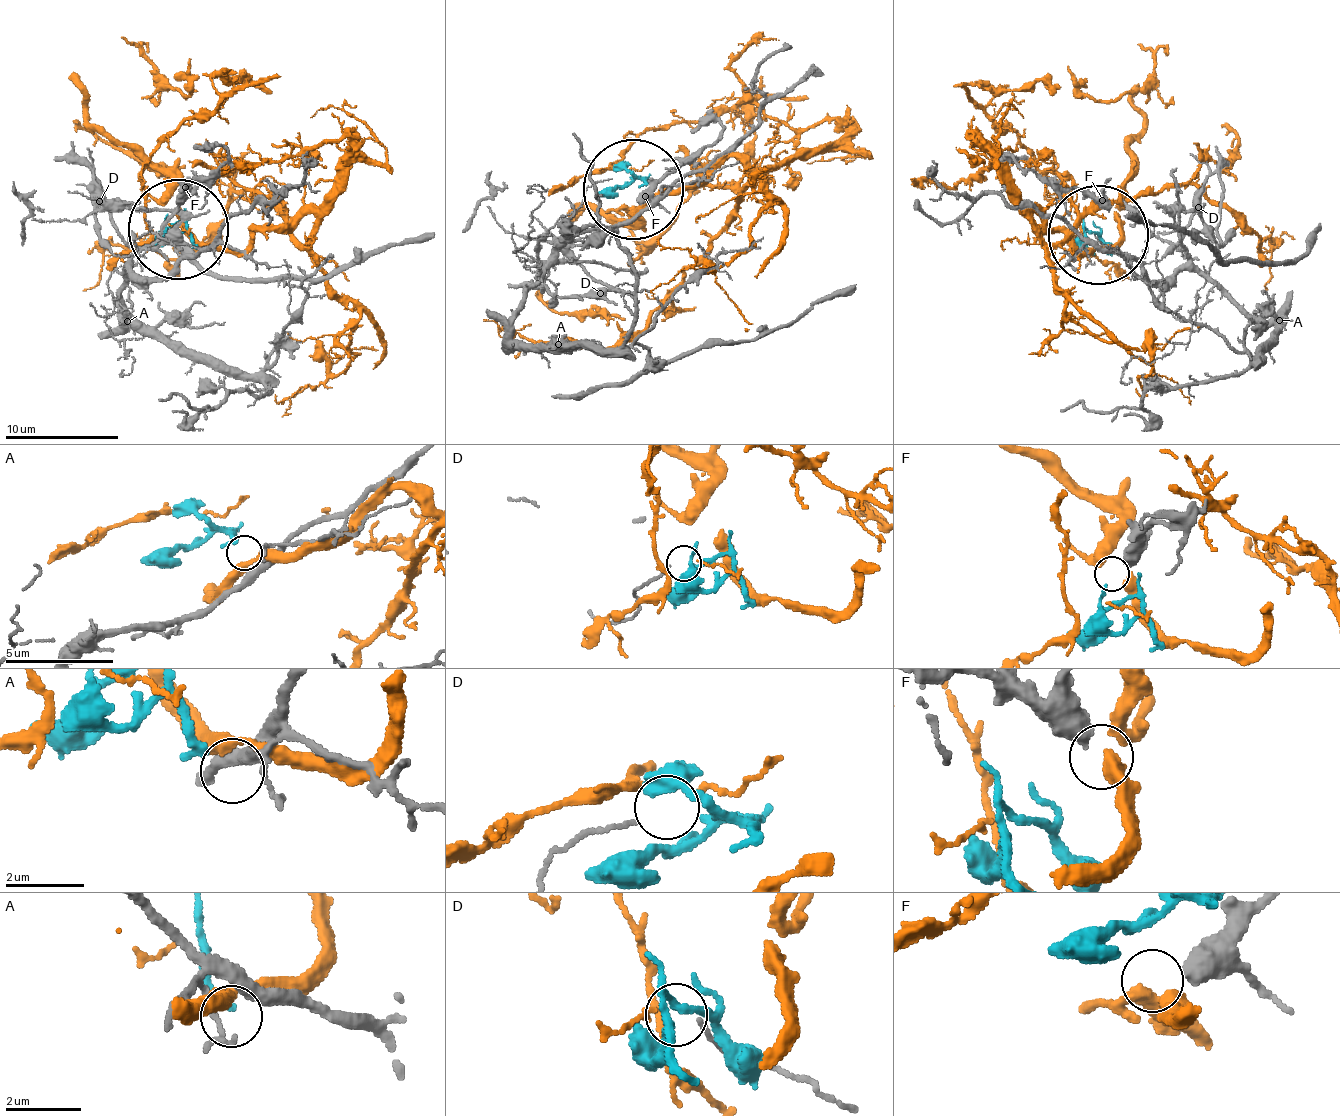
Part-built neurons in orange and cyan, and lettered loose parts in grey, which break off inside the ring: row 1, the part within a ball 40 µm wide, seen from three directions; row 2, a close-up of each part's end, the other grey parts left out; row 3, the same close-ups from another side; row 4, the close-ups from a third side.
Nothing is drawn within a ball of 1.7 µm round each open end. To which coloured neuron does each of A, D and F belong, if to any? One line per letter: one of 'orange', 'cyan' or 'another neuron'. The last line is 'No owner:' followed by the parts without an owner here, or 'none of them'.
A: cyan
D: orange
F: another neuron
No owner: F

